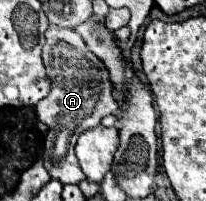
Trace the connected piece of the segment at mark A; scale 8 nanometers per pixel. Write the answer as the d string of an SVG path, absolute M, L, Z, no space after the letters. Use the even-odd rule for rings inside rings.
M51 26L45 32L45 38L47 42L43 46L43 64L47 68L51 92L35 106L37 118L49 126L45 136L43 164L47 166L49 176L61 184L79 184L85 180L85 174L79 168L77 156L73 154L75 140L81 132L85 132L85 128L93 128L105 116L117 112L119 104L113 98L113 84L105 64L93 52L89 54L89 48L75 30Z

